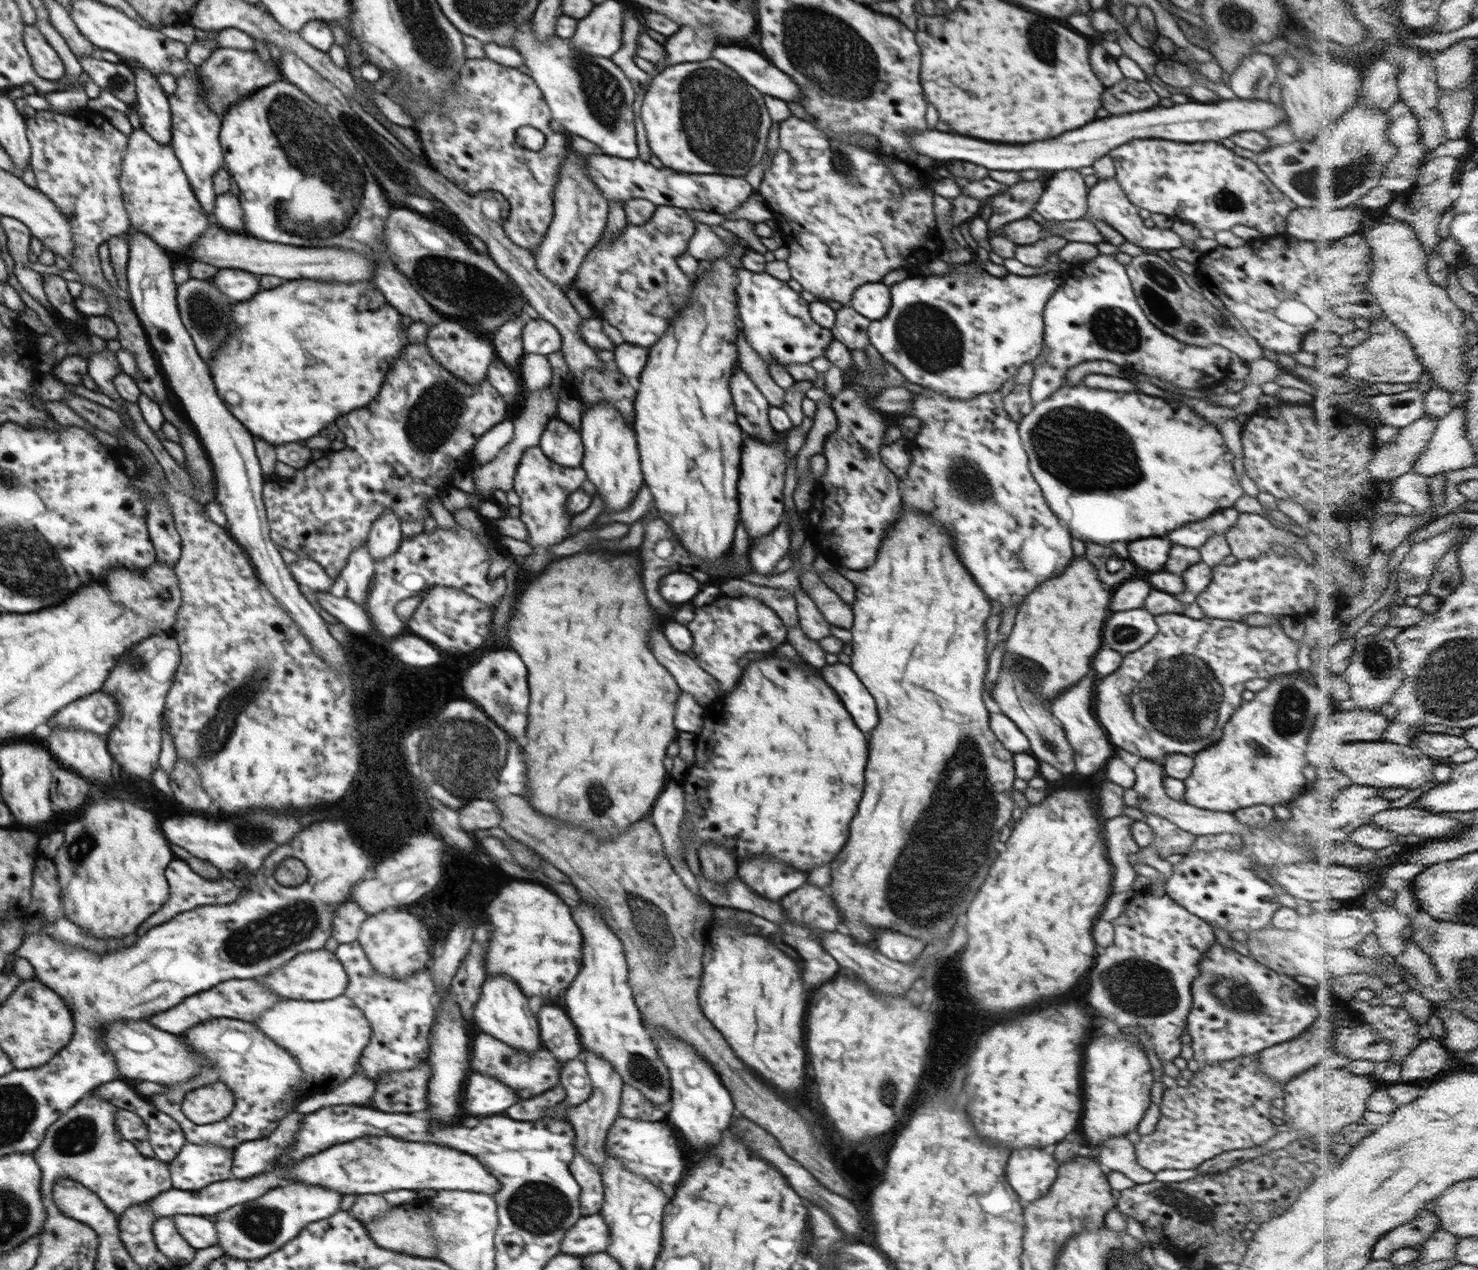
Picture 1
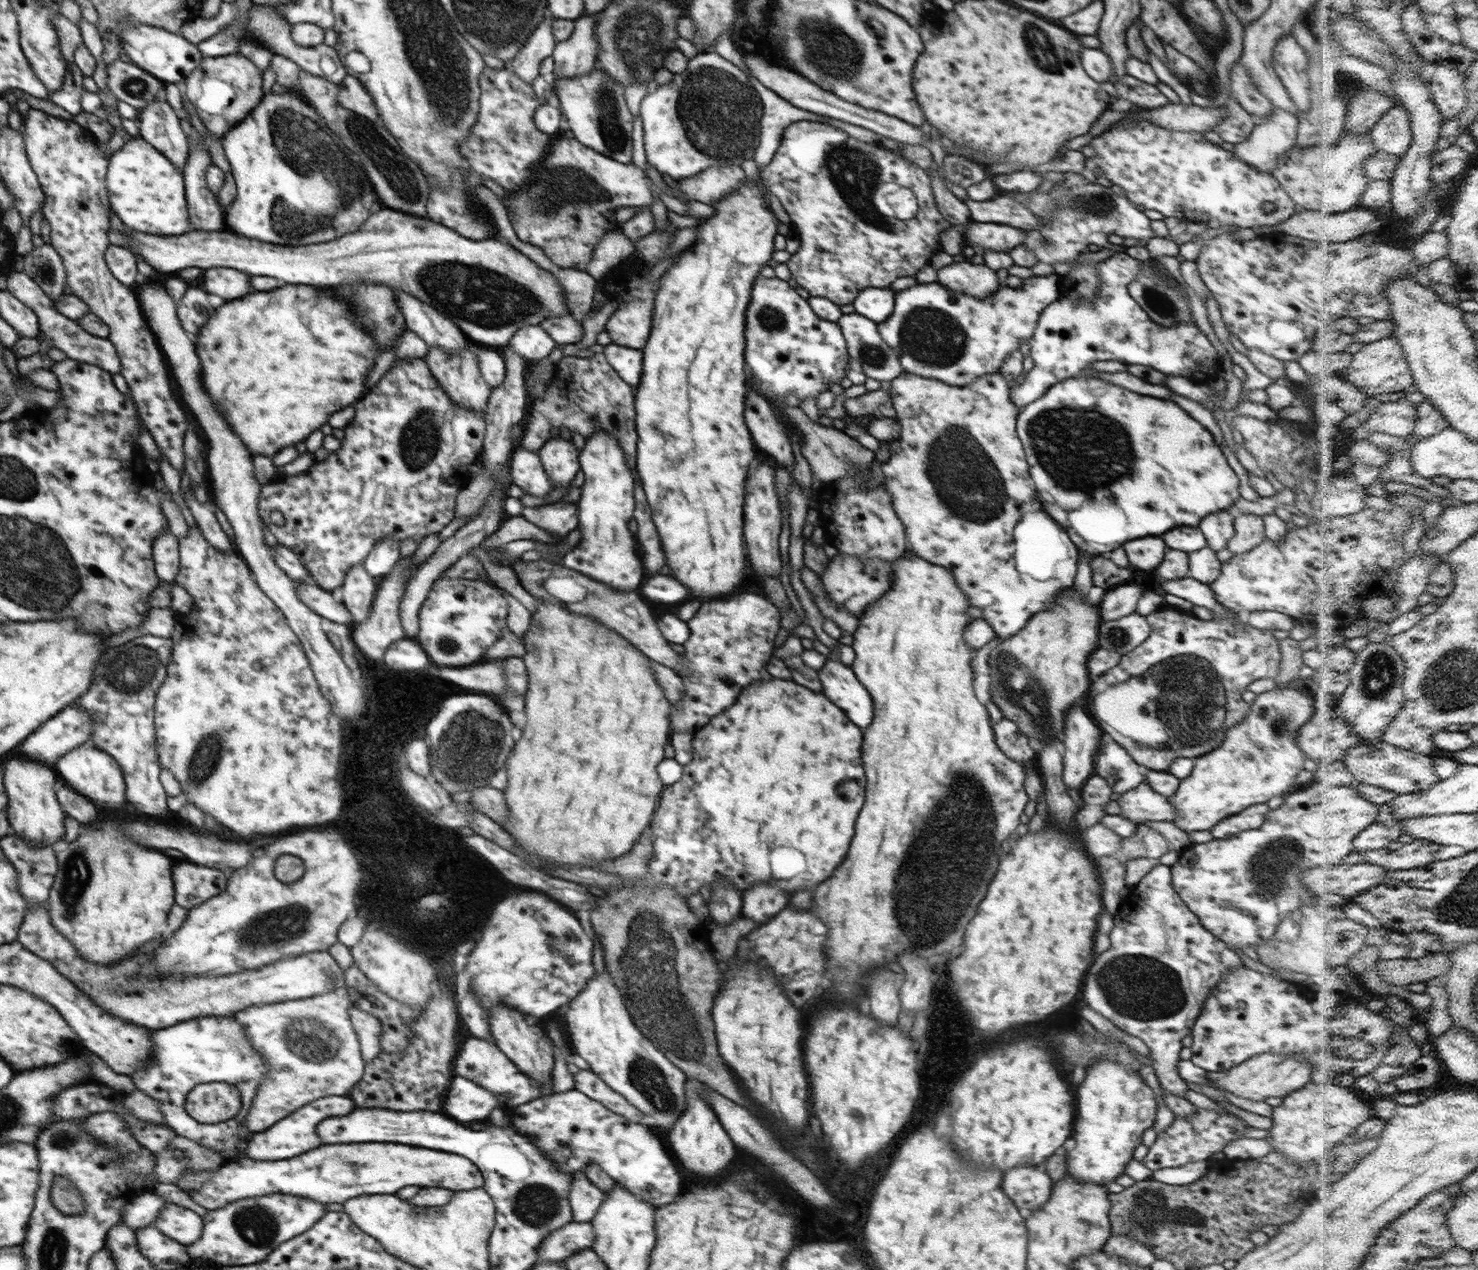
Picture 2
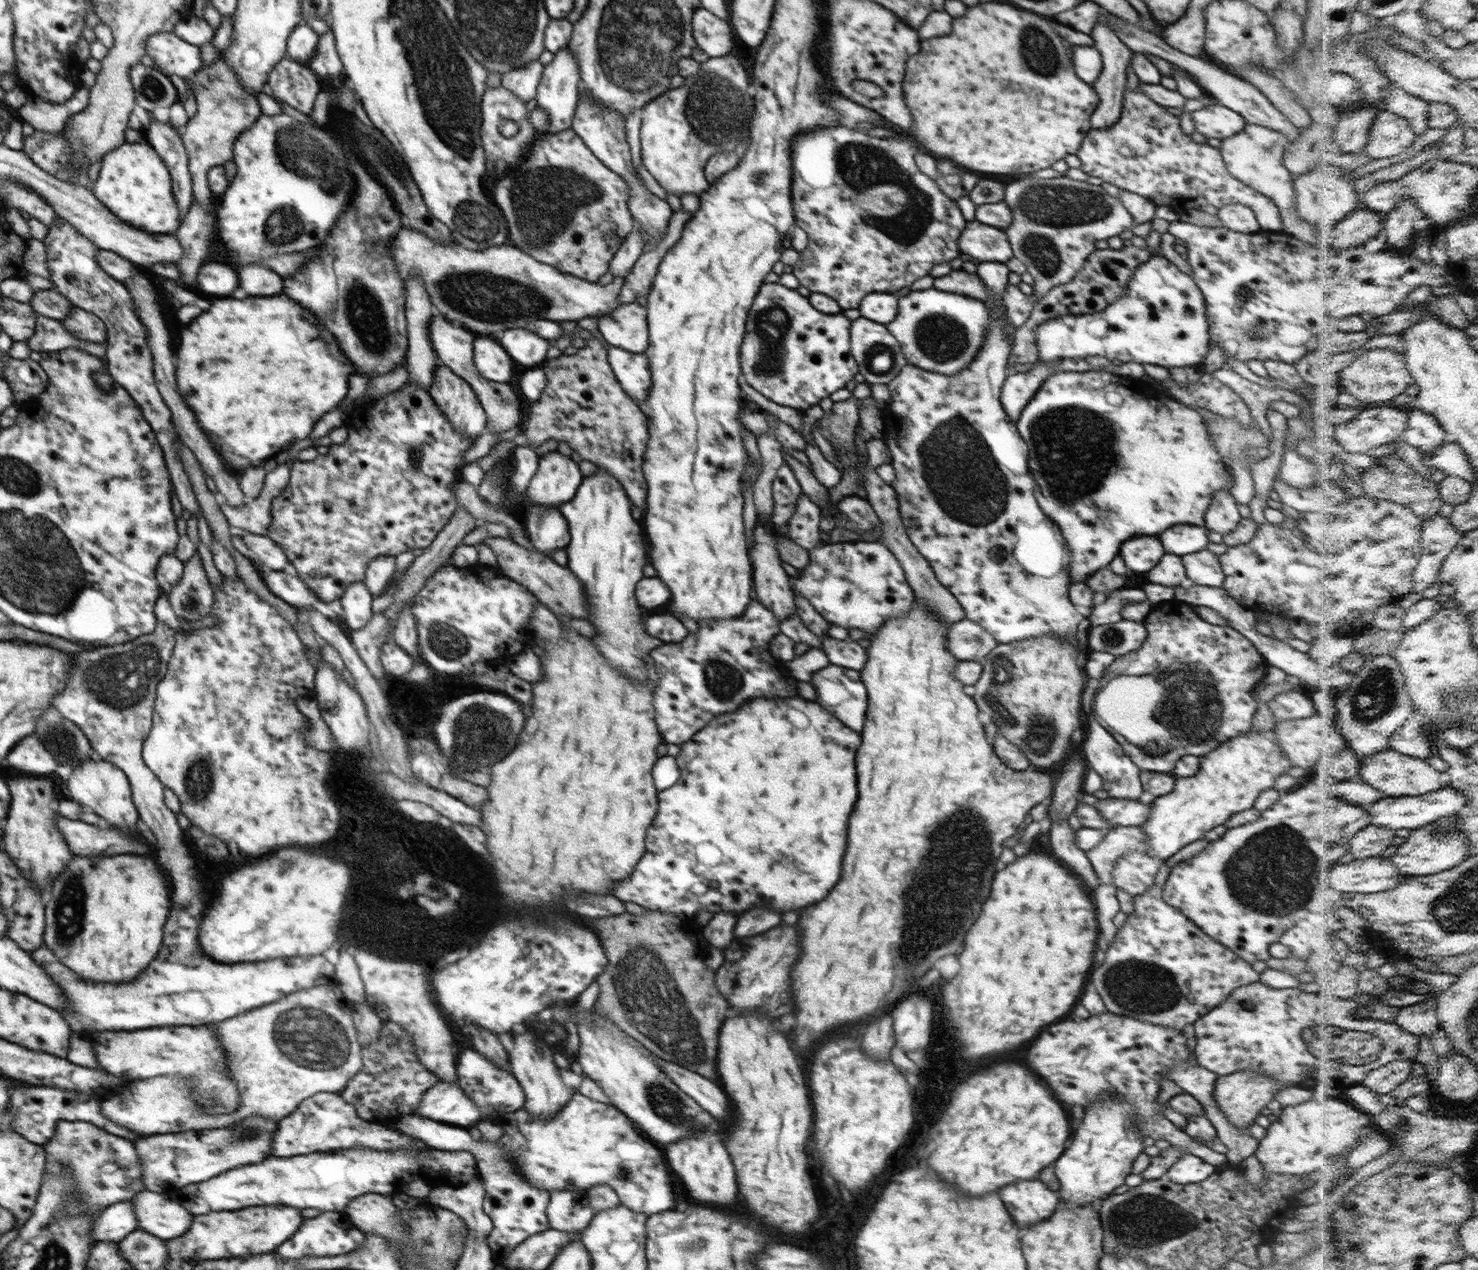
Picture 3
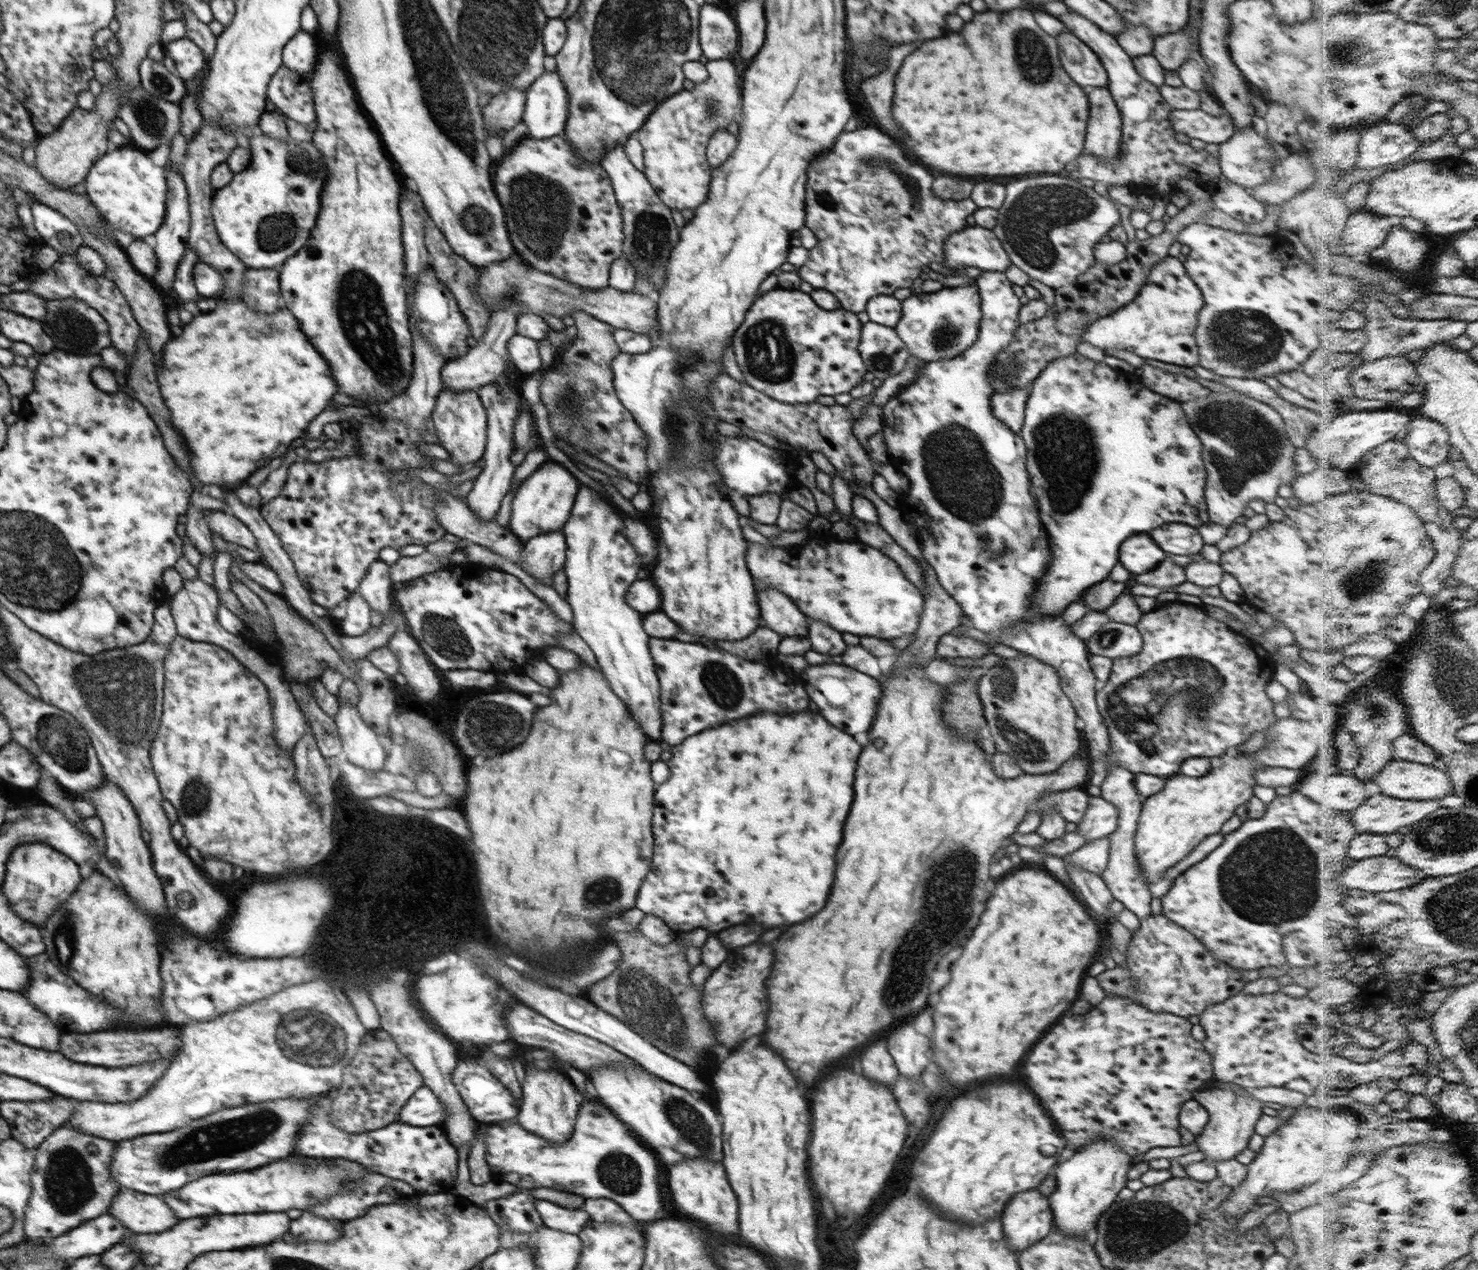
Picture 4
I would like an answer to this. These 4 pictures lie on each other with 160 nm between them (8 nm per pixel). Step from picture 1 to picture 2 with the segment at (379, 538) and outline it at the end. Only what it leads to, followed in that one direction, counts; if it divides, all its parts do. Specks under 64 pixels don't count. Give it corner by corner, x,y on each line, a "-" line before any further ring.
383,538
374,545
362,565
370,576
379,581
395,567
401,557
399,541

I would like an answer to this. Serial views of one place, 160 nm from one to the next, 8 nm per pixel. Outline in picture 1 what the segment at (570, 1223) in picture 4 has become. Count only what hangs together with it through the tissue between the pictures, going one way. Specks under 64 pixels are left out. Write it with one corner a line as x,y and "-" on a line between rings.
576,1150
570,1163
570,1172
581,1188
581,1196
579,1198
581,1216
599,1214
604,1202
604,1189
600,1171
588,1158

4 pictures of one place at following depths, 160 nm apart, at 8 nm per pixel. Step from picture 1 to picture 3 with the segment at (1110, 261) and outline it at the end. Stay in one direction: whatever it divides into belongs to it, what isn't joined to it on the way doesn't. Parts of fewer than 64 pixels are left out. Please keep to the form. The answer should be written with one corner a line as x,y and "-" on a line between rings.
1154,254
1135,268
1131,281
1118,300
1103,312
1067,314
1051,318
1036,329
1038,363
1024,374
1008,377
1000,400
1010,421
1016,424
1022,410
1040,390
1042,382
1056,374
1055,365
1064,359
1091,360
1094,356
1122,363
1154,364
1162,368
1197,367
1211,353
1205,298
1194,279
1162,255

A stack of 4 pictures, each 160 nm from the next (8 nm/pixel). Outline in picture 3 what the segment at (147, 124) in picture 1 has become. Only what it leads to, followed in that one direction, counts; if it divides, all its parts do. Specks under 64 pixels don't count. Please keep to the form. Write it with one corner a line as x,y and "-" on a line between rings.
150,118
150,125
142,130
142,134
142,140
160,155
169,170
179,219
182,221
192,205
193,190
188,155
181,140
181,131
169,122
162,123
155,118

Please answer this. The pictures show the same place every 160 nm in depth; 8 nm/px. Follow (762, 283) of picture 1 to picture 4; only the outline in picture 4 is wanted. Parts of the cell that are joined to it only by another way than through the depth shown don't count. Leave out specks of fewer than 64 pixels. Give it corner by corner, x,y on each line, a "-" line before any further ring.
777,286
756,297
746,311
745,319
732,338
735,360
748,386
790,405
806,405
814,403
818,396
850,393
855,386
863,384
866,365
858,354
862,329
856,313
842,307
824,310
813,302
810,294

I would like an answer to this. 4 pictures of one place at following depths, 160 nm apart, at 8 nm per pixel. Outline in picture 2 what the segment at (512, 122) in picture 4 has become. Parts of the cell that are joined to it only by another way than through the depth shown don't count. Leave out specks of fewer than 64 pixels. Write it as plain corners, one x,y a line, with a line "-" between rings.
546,13
540,26
533,30
520,52
511,60
510,69
518,78
532,84
540,75
540,64
553,53
556,41
552,34
553,16

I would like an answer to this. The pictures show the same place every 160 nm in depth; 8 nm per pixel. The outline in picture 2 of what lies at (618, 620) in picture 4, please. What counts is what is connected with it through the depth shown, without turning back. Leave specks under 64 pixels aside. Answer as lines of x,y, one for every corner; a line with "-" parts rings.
599,430
586,438
584,448
579,454
579,463
586,476
577,501
577,529
580,530
581,537
578,544
562,558
553,560
546,555
546,559
577,570
602,584
608,584
614,590
632,592
644,580
642,562
638,558
637,539
628,529
628,522
635,509
636,481
633,470
630,470
617,438
605,430

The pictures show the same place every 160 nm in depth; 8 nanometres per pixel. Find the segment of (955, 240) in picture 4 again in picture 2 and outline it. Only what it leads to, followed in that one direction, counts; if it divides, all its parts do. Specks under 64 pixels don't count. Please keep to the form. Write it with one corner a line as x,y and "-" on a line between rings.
970,221
966,224
965,241
969,246
980,246
986,250
1008,253
1024,240
1026,230
1007,224

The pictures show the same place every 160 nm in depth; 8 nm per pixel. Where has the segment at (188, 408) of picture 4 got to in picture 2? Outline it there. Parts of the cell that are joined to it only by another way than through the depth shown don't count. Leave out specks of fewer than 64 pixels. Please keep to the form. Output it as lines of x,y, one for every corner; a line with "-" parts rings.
284,286
272,292
254,292
226,302
198,334
202,384
218,414
230,422
254,456
274,456
278,450
306,440
328,422
328,416
352,404
364,392
364,378
374,366
376,344
354,320
344,300
314,286

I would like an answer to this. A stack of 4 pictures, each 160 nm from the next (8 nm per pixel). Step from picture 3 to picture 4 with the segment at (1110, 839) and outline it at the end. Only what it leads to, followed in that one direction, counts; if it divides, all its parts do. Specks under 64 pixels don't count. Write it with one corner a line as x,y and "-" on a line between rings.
1110,836
1086,843
1082,848
1063,858
1065,866
1069,863
1075,864
1078,868
1089,870
1100,875
1107,867
1110,856

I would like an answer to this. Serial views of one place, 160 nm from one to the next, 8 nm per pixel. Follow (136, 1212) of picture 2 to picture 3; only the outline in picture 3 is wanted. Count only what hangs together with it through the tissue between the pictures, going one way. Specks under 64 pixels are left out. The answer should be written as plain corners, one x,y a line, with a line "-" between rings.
130,1200
111,1204
101,1210
91,1226
91,1236
97,1243
120,1242
127,1234
138,1229
137,1216

